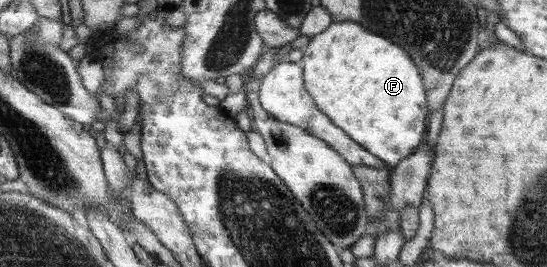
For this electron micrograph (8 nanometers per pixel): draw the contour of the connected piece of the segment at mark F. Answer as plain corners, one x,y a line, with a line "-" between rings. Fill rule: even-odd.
332,22
325,31
311,37
301,65
305,69
305,88
319,108
323,108
322,111
327,112
326,115
331,116
339,128
351,132
351,140
363,145
383,162
393,167
421,146
427,132
427,92
419,68
401,46
385,36
365,30
361,24

